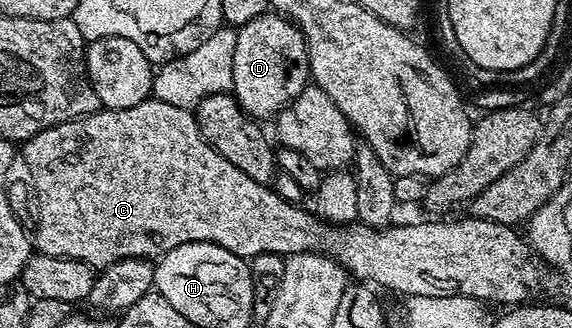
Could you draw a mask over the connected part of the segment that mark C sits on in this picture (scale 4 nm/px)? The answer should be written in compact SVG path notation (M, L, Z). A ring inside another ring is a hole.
M153 98L127 108L102 108L90 116L82 116L78 120L69 120L63 124L40 130L31 140L25 141L21 145L20 160L26 163L26 168L30 171L30 180L34 183L35 190L38 191L38 229L32 232L33 247L43 256L72 258L89 264L95 270L107 268L109 264L115 264L127 258L140 258L141 260L157 258L164 255L168 250L176 250L176 246L184 246L188 242L208 242L216 246L224 246L224 250L236 254L239 258L256 258L260 254L276 254L285 258L301 252L323 252L326 256L333 258L339 266L346 269L355 281L369 282L374 286L383 284L384 287L399 292L402 298L412 296L467 296L473 300L481 300L490 306L495 306L494 304L522 306L533 301L530 299L537 294L538 287L542 284L542 271L544 271L542 261L539 260L529 243L523 237L521 240L514 233L517 231L509 224L488 222L477 218L465 218L466 220L430 218L427 224L395 223L393 226L387 226L383 229L373 228L361 222L327 224L326 221L318 219L309 207L293 204L280 198L280 194L274 191L273 187L248 178L248 174L244 174L244 170L236 170L236 166L232 166L232 162L228 162L228 158L221 156L202 137L195 113L191 109L172 106L168 102L160 102Z

